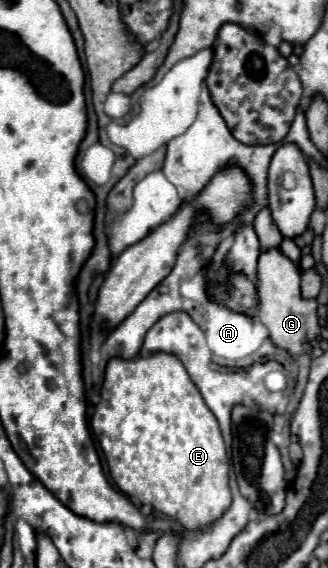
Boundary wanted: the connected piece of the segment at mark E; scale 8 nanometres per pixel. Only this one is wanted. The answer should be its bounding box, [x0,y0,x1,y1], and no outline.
[92,354,230,532]

